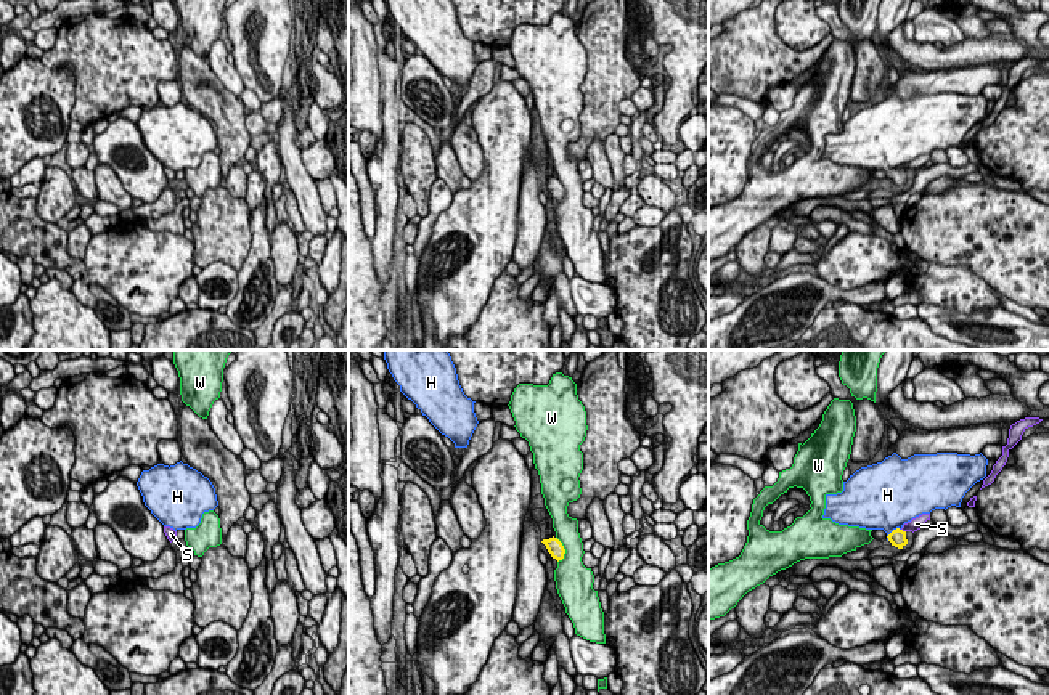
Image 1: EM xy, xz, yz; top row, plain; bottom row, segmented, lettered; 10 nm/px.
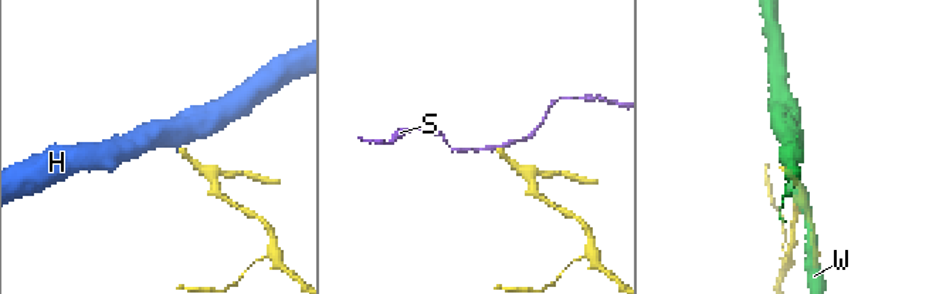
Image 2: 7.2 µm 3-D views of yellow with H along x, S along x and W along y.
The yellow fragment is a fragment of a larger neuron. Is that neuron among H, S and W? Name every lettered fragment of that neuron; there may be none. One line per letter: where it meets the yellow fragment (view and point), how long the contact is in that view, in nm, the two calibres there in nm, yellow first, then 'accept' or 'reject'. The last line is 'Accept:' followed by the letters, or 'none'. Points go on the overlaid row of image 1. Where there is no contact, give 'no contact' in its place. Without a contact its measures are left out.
H: contact yz (890, 533); length 190 nm; calibres 160 and 420 nm; accept
S: contact yz (902, 530); length 60 nm; calibres 160 and 130 nm; reject
W: contact xz (564, 549); length 280 nm; calibres 160 and 320 nm; reject
Accept: H

